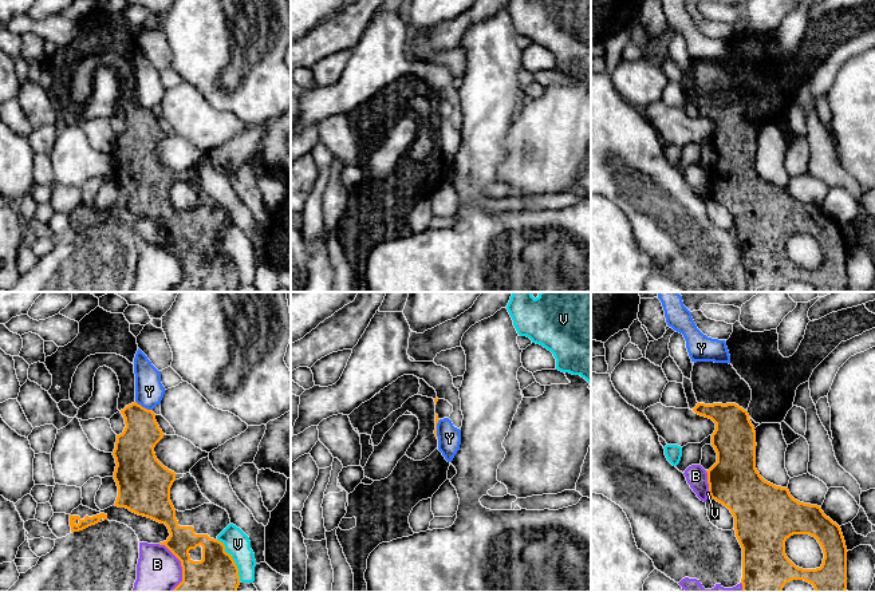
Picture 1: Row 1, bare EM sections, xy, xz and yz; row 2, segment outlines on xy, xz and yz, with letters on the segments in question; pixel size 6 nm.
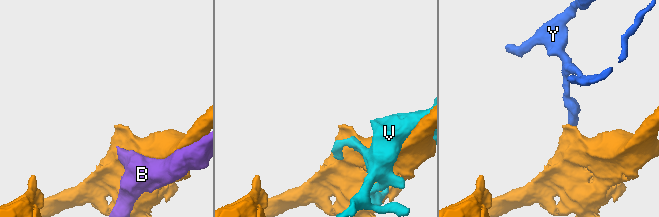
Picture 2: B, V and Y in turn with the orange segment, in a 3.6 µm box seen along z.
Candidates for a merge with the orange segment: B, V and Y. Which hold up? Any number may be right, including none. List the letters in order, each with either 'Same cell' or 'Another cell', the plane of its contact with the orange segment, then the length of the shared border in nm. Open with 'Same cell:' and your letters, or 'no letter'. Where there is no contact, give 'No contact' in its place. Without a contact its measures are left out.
Same cell: no letter
B: Another cell. Touches orange in xy. Shared border 300 nm
V: Another cell. Touches orange in xy. Shared border 300 nm
Y: Another cell. Touches orange in xy. Shared border 110 nm

